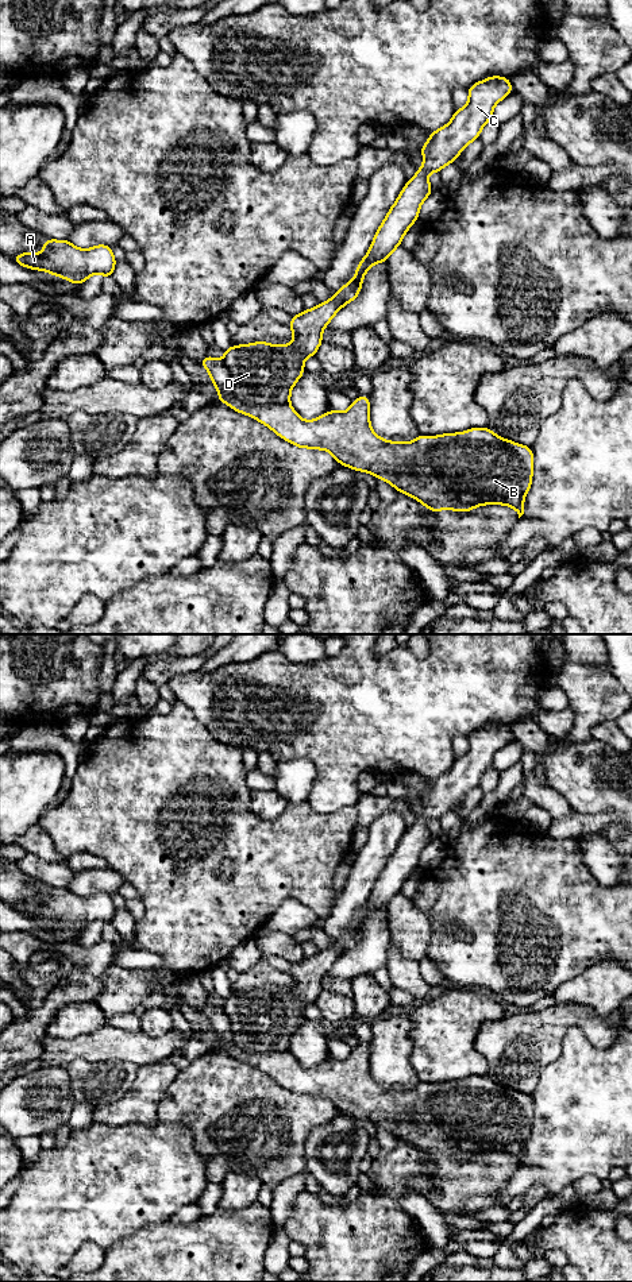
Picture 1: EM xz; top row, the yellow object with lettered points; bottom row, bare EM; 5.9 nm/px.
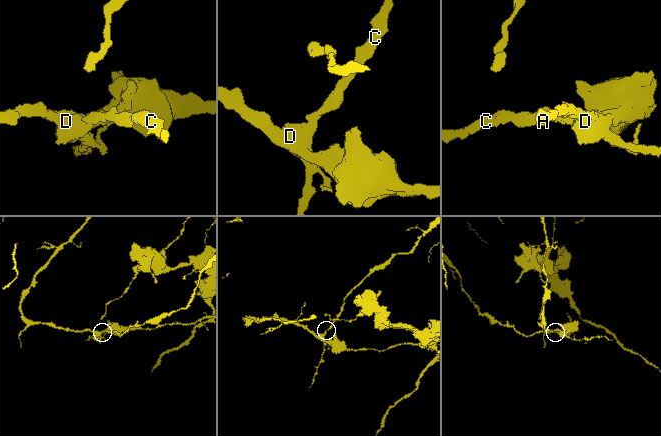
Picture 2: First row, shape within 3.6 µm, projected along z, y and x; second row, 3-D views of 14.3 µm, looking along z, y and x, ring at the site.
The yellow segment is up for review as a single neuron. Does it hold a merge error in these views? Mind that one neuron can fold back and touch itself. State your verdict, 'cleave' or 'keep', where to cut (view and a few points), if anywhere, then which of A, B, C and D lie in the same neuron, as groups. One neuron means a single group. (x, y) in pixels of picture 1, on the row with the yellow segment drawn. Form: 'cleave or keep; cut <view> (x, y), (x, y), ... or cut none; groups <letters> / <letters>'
cleave; cut xz (222, 360), (232, 390), (241, 400), (253, 405), (288, 404); groups A B / C D

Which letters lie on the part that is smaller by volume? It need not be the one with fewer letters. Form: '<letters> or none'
A, B

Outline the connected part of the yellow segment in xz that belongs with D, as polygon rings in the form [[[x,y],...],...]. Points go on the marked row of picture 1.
[[[500,76],[482,80],[467,90],[469,103],[456,109],[451,121],[433,131],[420,147],[424,157],[423,166],[406,181],[389,209],[370,250],[358,263],[354,278],[331,300],[292,317],[288,328],[294,333],[294,339],[290,344],[257,341],[232,345],[224,351],[223,363],[230,371],[234,391],[240,401],[253,406],[290,402],[292,387],[304,374],[304,360],[313,356],[323,343],[323,329],[340,308],[358,297],[367,270],[375,263],[388,260],[419,219],[423,201],[433,190],[427,174],[439,173],[452,163],[469,143],[477,140],[482,127],[493,117],[494,105],[513,92],[510,80]]]

